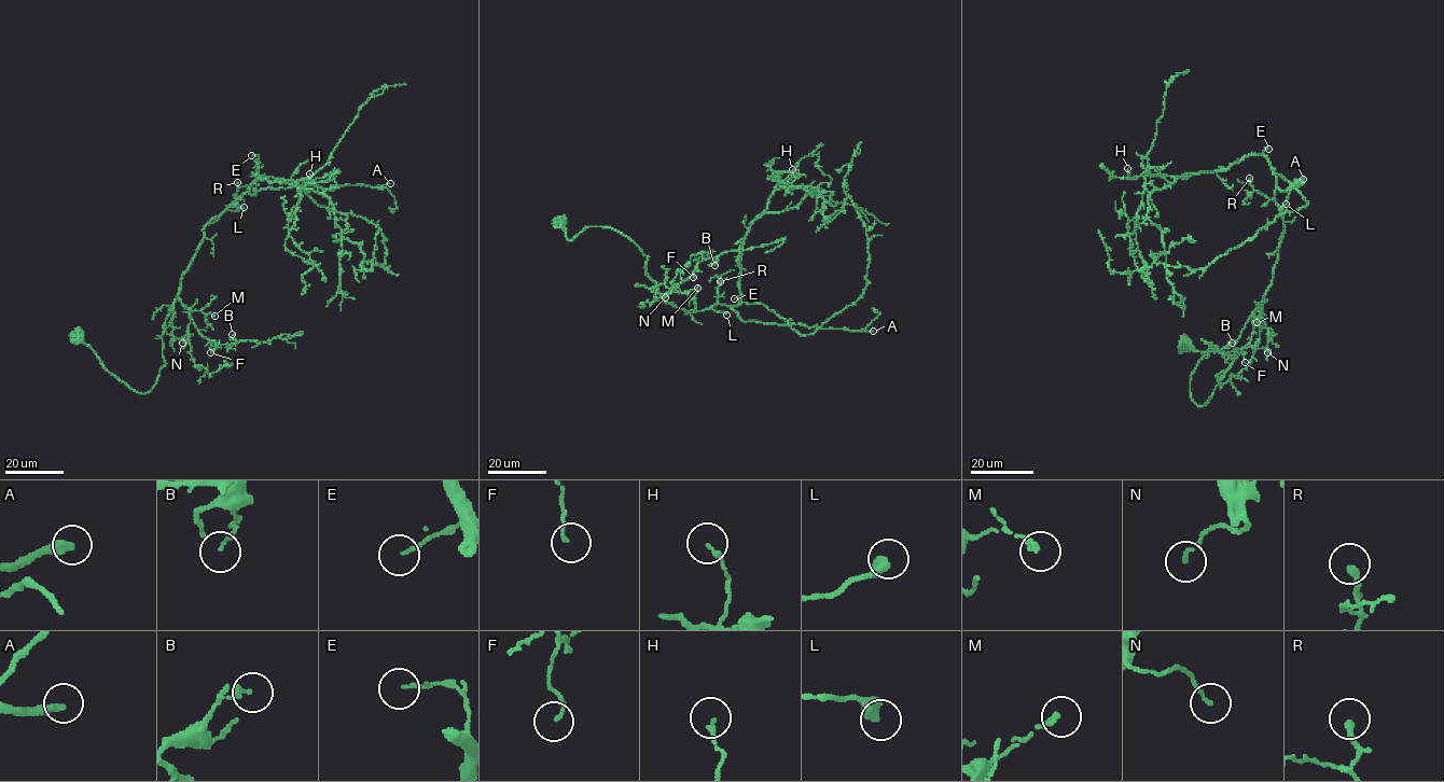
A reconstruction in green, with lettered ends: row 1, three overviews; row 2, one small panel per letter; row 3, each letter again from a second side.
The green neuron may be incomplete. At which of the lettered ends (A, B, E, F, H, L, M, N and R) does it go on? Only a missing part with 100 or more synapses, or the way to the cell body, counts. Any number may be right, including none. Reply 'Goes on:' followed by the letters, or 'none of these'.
Goes on: A

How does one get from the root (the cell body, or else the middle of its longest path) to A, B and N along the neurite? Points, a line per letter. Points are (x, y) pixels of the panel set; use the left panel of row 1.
A: (78, 336), (111, 373), (148, 393), (166, 363), (166, 319), (209, 223), (247, 192), (390, 183)
B: (78, 336), (111, 373), (144, 393), (166, 363), (164, 326), (176, 298), (207, 338), (234, 344), (232, 334)
N: (78, 336), (111, 373), (143, 393), (166, 363), (164, 326), (176, 298), (189, 312), (189, 339), (182, 343)

